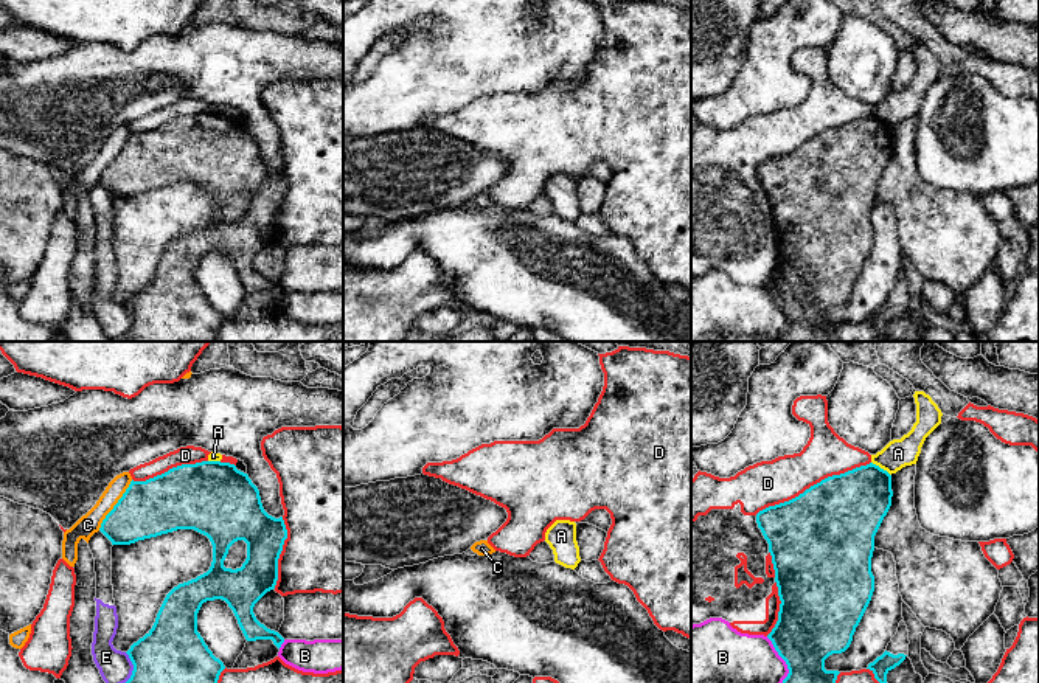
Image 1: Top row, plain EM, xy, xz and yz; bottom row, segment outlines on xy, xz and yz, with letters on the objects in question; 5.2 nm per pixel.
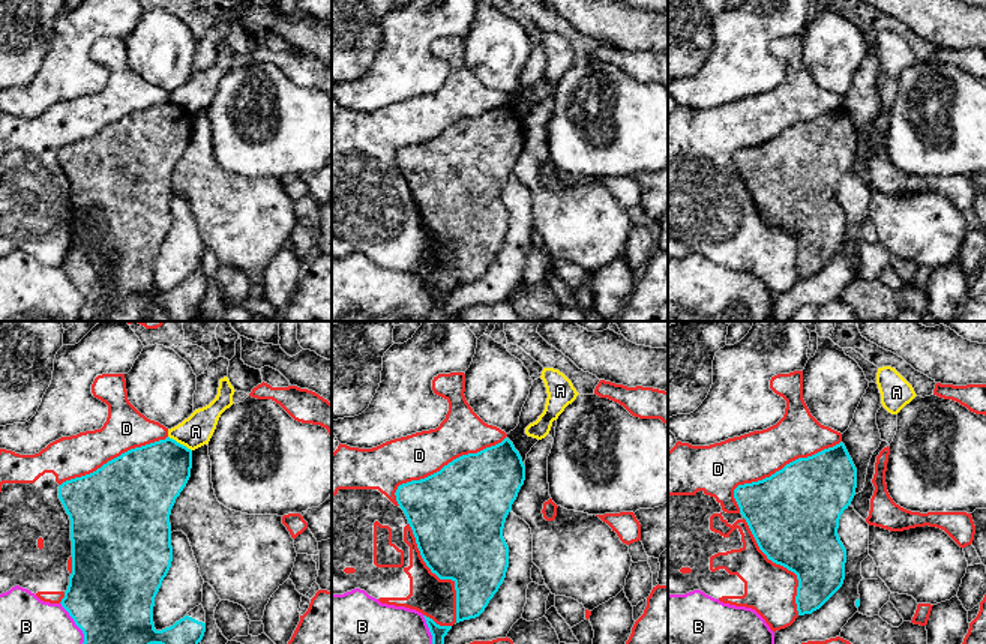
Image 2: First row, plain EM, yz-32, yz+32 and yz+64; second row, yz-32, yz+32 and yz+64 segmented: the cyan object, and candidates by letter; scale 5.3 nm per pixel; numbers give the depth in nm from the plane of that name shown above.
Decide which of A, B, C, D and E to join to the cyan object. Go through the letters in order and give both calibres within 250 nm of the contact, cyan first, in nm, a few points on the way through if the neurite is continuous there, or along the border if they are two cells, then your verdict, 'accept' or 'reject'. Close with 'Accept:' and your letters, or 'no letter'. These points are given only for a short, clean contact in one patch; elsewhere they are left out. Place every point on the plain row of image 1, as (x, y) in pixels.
A: 360 nm thick on the cyan side, 150 nm on the other; border along yz (872, 114), (890, 128); reject
B: 360 nm thick on the cyan side, 420 nm on the other; reject
C: 300 nm thick on the cyan side, 110 nm on the other; border along xy (132, 132), (98, 182); reject
D: 480 nm thick on the cyan side, 240 nm on the other; reject
E: 440 nm thick on the cyan side, 170 nm on the other; reject
Accept: no letter

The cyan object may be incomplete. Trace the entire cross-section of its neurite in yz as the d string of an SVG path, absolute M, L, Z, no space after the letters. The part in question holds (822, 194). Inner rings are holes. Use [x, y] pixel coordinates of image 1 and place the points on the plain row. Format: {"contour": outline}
{"contour": "M870 115L811 138L798 149L756 166L756 175L769 196L780 248L778 273L767 290L786 314L789 326L778 342L834 342L839 323L826 323L825 312L845 304L874 244L871 210L874 188L891 158L891 127Z"}

